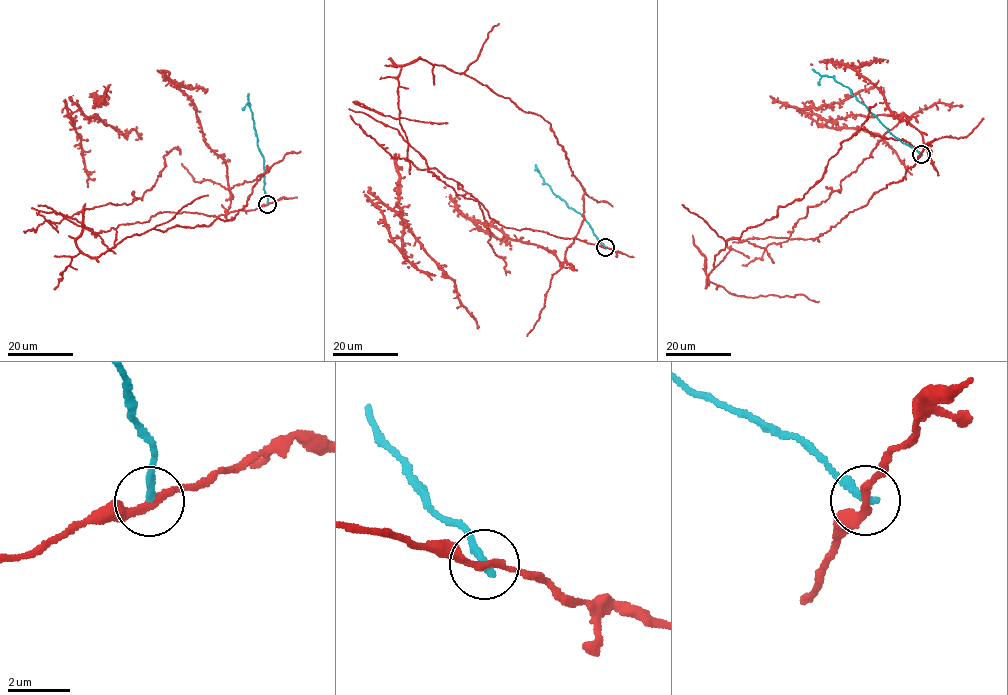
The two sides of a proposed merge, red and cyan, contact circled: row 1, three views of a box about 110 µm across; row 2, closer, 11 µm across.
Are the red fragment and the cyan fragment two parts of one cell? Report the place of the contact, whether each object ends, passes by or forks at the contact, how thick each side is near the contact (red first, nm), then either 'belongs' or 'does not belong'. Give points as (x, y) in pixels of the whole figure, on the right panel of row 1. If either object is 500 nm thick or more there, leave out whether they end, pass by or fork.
at (921, 154); red passes by; cyan ends there; 220 nm thick on the red side, 280 nm on the other; does not belong

